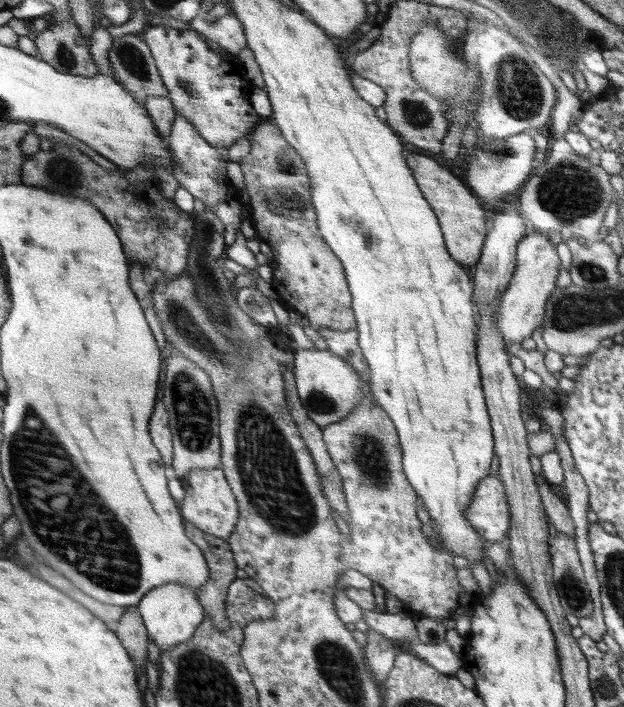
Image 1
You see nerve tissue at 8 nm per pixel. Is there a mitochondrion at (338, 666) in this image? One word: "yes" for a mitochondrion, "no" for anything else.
yes

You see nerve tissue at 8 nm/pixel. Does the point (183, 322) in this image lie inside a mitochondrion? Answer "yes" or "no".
yes

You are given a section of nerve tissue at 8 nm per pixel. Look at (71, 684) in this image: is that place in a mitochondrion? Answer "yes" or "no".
no

